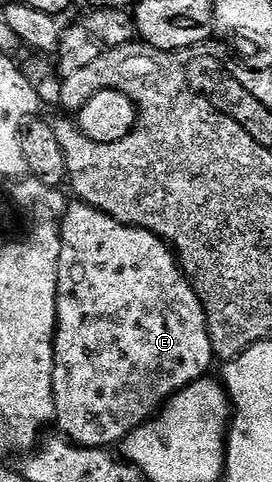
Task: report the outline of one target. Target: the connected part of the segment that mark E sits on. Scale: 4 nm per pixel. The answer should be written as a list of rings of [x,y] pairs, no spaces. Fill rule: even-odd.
[[[81,201],[71,202],[61,221],[62,251],[58,263],[58,311],[56,312],[56,350],[54,351],[54,407],[55,424],[60,425],[59,432],[76,445],[85,445],[88,449],[112,447],[123,442],[141,423],[147,421],[163,406],[168,398],[179,389],[184,389],[209,372],[214,362],[212,340],[208,334],[208,320],[204,314],[204,305],[198,299],[196,288],[180,268],[180,262],[167,241],[150,231],[136,225],[124,225],[98,208]]]

